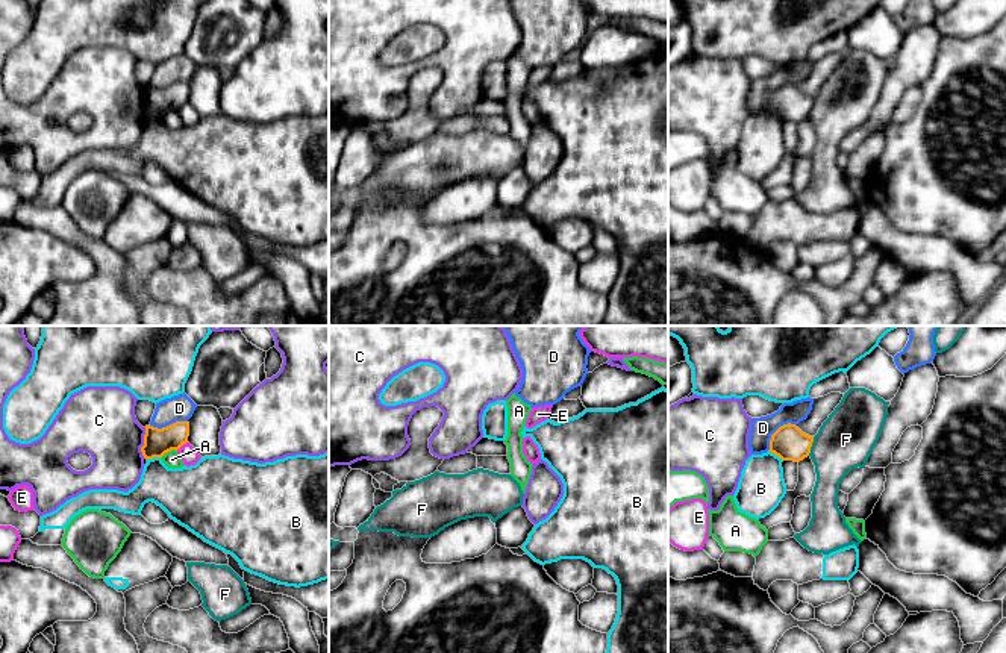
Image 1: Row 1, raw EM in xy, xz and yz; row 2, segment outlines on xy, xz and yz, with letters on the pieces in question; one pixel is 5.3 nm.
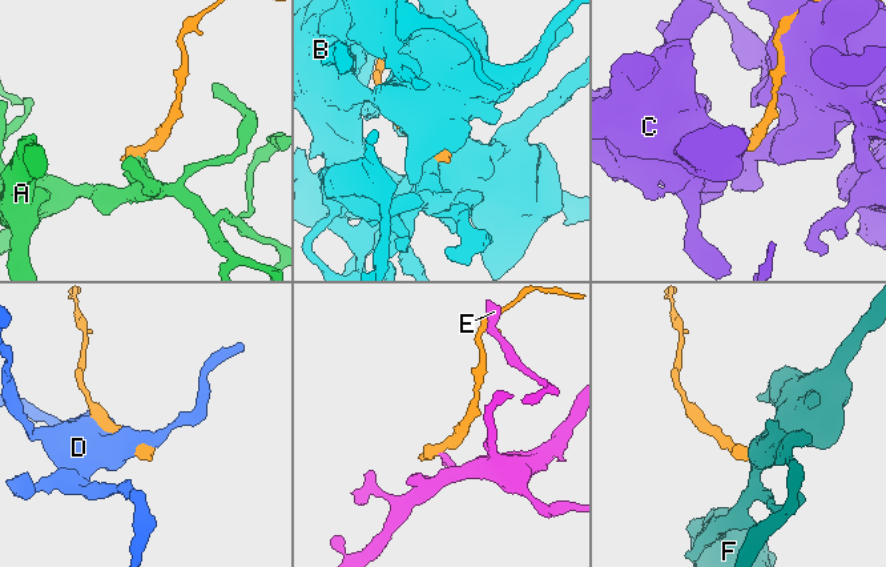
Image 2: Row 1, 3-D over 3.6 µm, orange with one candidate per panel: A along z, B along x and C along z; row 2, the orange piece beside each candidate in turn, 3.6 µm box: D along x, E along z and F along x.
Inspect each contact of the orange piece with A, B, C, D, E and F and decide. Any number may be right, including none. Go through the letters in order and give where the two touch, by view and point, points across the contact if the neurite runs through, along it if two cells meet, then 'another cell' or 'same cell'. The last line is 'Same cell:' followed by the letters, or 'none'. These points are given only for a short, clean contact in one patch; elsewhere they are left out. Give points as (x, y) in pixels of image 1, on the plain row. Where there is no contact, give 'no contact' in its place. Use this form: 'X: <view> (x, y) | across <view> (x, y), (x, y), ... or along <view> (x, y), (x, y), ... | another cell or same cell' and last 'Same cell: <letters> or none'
A: xy (168, 111) | along xy (176, 109), (171, 109), (161, 118) | another cell
B: yz (776, 115) | along yz (768, 111), (782, 121) | another cell
C: xy (144, 103) | another cell
D: yz (776, 91) | another cell
E: xy (182, 105) | along xy (187, 102), (178, 111) | another cell
F: yz (811, 106) | along yz (814, 97), (808, 115) | another cell
Same cell: none

